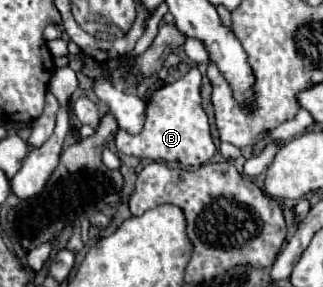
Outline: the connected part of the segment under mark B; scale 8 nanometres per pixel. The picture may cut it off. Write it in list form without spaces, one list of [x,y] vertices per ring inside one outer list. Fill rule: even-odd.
[[[193,66],[183,78],[161,86],[147,104],[147,116],[143,130],[139,134],[129,134],[119,130],[115,136],[115,148],[121,154],[137,156],[143,160],[165,160],[167,164],[181,166],[201,166],[213,158],[217,152],[211,134],[207,114],[201,106],[201,72]]]

